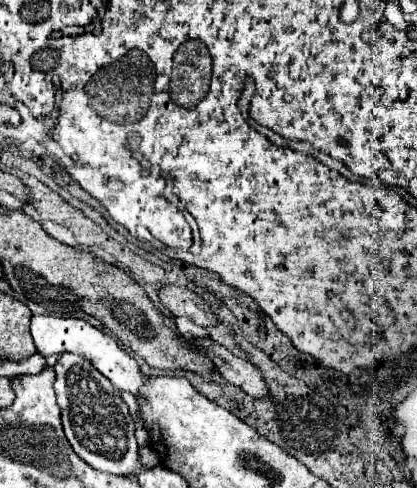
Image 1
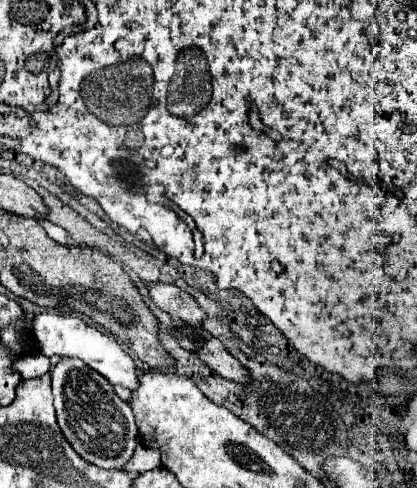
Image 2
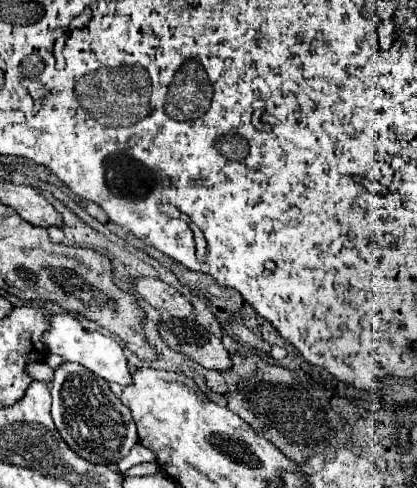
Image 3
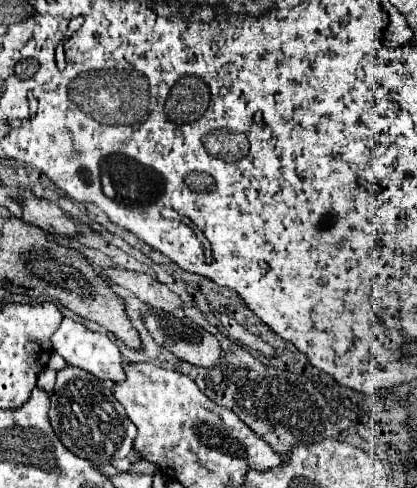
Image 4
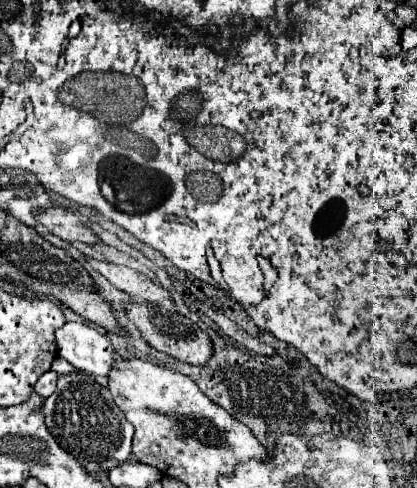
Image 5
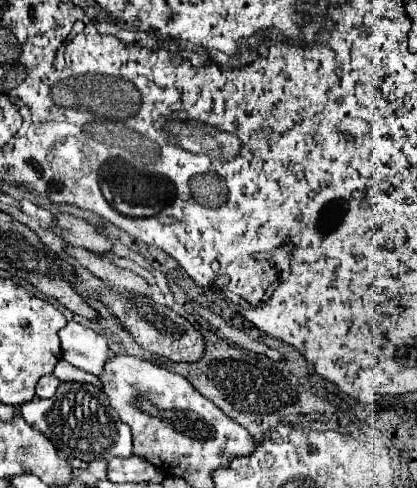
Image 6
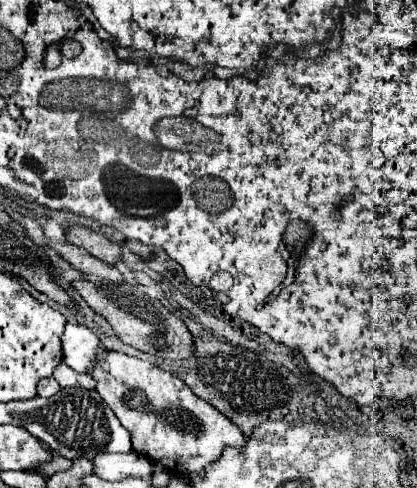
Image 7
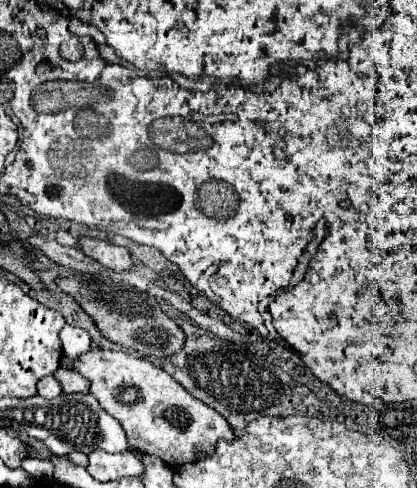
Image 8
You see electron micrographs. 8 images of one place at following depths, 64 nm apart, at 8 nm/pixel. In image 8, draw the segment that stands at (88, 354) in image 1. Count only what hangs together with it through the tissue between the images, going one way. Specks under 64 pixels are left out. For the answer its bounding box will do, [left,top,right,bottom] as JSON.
[60,324,92,360]

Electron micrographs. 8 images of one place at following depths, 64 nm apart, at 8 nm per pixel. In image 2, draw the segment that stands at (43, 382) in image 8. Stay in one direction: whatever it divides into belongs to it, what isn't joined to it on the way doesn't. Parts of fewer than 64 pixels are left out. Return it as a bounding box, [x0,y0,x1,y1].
[16,354,50,378]

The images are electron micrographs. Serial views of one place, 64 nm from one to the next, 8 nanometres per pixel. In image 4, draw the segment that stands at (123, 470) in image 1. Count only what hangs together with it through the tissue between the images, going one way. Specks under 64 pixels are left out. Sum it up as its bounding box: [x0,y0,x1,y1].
[50,368,136,464]

